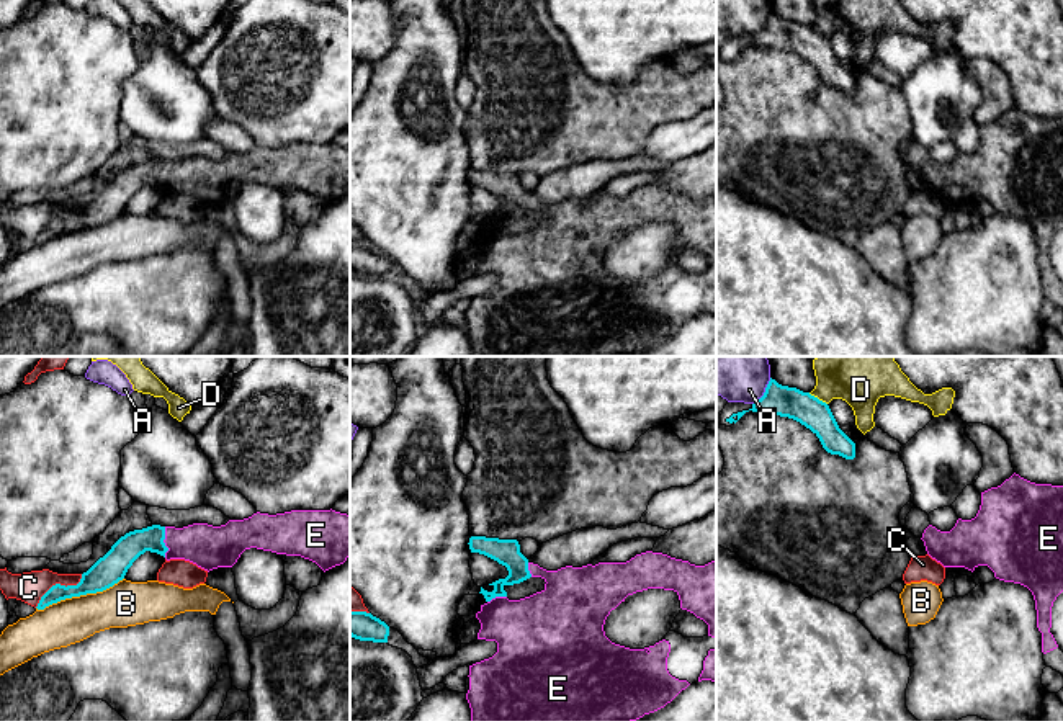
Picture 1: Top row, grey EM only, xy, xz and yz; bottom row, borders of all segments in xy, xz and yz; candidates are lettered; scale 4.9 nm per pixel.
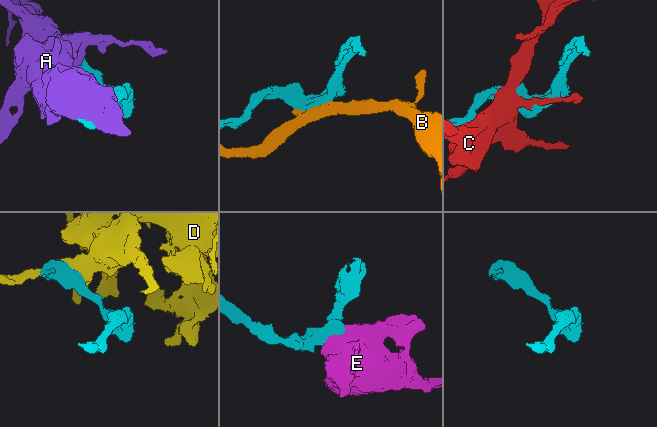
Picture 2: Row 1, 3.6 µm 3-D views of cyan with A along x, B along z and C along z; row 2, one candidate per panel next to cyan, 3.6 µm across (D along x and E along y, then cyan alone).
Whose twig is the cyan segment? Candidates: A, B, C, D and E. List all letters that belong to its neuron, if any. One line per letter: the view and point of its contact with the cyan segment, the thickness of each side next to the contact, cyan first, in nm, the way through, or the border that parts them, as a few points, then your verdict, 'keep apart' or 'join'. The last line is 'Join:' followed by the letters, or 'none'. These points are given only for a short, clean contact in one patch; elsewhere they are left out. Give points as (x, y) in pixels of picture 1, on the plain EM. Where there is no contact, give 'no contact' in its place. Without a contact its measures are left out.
A: yz (766, 25) | 150/180 nm | keep apart
B: xy (79, 229) | 150/220 nm | keep apart
C: xy (58, 218) | 150/150 nm | keep apart
D: yz (816, 31) | 150/200 nm | keep apart
E: xy (162, 175) | 140/220 nm | across xy (128, 182), (138, 175), (162, 175), (201, 177), (208, 180) | join
Join: E

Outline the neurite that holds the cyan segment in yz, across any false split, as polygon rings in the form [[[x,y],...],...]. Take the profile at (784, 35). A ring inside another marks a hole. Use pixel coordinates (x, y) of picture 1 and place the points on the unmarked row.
[[[770,11],[764,29],[749,44],[793,52],[810,62],[828,87],[855,92],[855,77],[839,62],[829,39],[810,26],[782,20]]]

